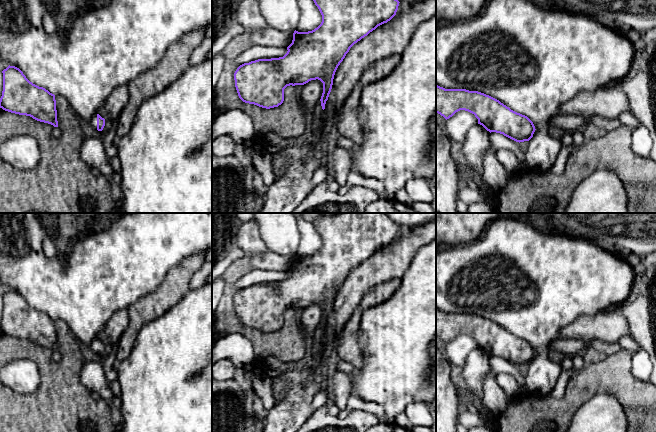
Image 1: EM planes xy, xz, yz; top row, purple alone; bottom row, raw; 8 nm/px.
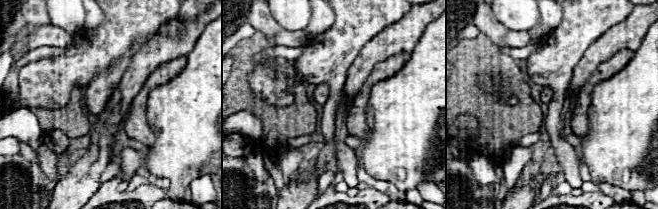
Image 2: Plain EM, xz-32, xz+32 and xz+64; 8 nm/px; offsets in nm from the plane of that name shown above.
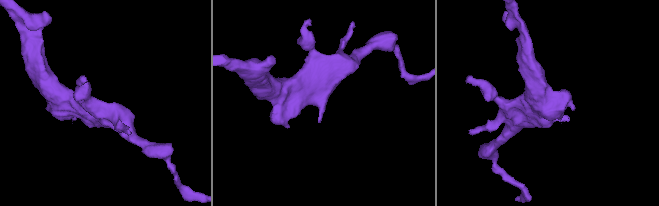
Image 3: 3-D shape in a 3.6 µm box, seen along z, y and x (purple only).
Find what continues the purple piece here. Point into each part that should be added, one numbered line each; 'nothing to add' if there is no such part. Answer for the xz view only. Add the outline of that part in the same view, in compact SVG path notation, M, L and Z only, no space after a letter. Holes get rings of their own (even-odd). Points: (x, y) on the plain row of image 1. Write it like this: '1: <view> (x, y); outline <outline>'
1: xz (317, 348); outline M319 324L317 329L314 332L314 335L313 335L314 343L312 345L312 354L314 358L316 358L317 360L322 360L323 358L324 349L321 343L322 336L323 336L323 333L321 330L321 325Z

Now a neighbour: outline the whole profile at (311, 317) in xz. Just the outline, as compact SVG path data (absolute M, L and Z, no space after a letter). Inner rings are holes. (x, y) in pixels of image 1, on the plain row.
M318 303L311 304L303 309L299 323L305 333L309 332L313 336L318 325L321 323L322 317L323 307Z

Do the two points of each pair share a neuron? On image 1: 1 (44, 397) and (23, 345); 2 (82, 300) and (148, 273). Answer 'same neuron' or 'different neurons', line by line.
1: same neuron
2: same neuron

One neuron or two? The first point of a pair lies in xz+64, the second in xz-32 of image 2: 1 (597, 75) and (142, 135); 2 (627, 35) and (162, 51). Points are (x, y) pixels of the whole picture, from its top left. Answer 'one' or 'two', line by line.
1: one
2: one

